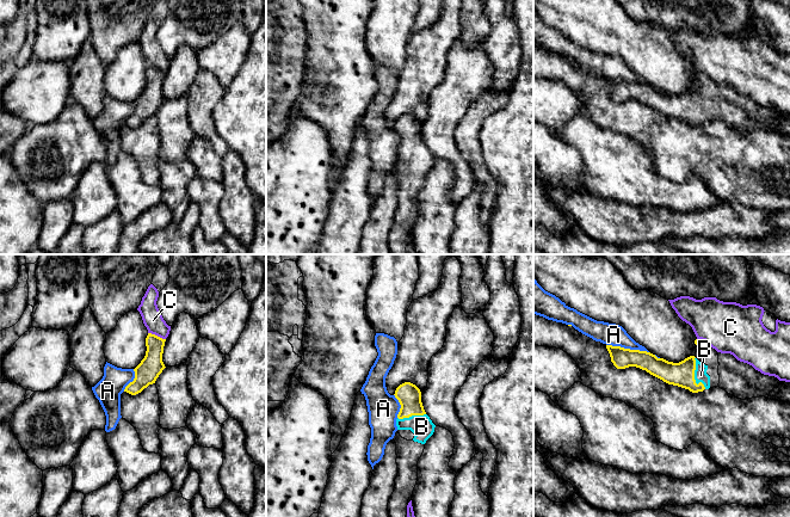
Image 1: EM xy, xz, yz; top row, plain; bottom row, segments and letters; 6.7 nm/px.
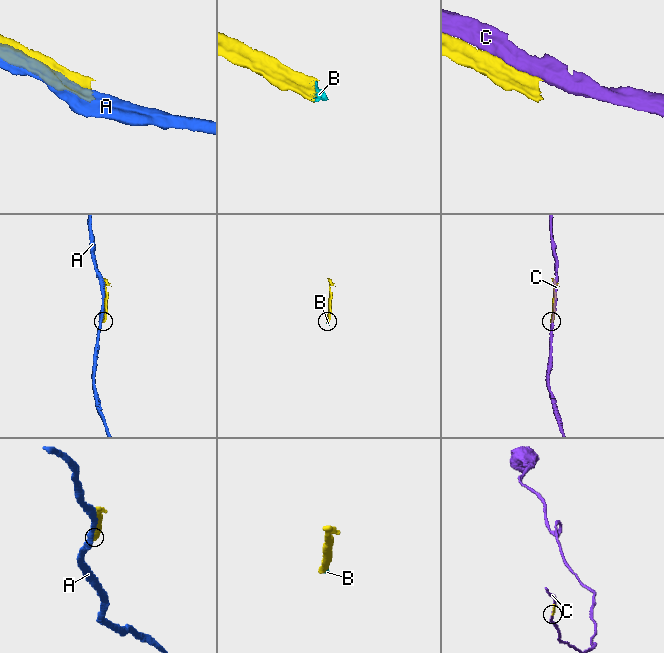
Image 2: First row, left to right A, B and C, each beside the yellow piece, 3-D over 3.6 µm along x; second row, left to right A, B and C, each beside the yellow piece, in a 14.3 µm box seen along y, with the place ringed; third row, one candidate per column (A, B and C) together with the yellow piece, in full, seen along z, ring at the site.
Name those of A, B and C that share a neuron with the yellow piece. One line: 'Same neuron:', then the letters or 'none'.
Same neuron: B

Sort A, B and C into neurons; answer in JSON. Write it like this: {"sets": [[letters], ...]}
{"sets": [["A"], ["B"], ["C"]]}

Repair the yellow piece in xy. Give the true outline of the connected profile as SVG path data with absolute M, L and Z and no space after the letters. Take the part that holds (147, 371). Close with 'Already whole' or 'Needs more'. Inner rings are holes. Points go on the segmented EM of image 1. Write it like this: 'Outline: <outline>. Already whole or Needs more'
Outline: M148 333L146 338L146 356L141 363L134 369L135 378L130 382L124 392L136 395L149 384L155 383L159 375L166 368L162 362L162 353L166 339Z. Already whole

